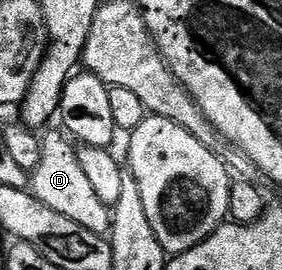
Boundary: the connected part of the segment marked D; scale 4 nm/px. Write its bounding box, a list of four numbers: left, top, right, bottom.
[29,131,112,236]

